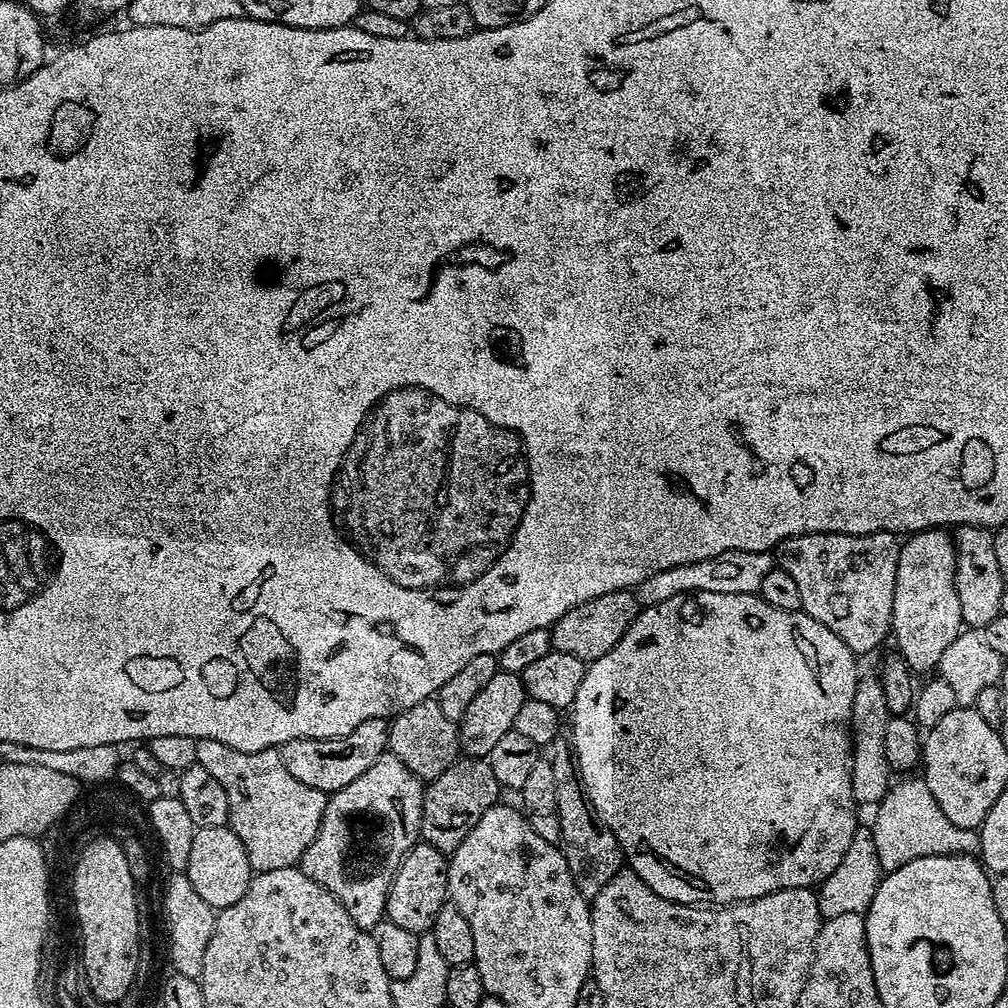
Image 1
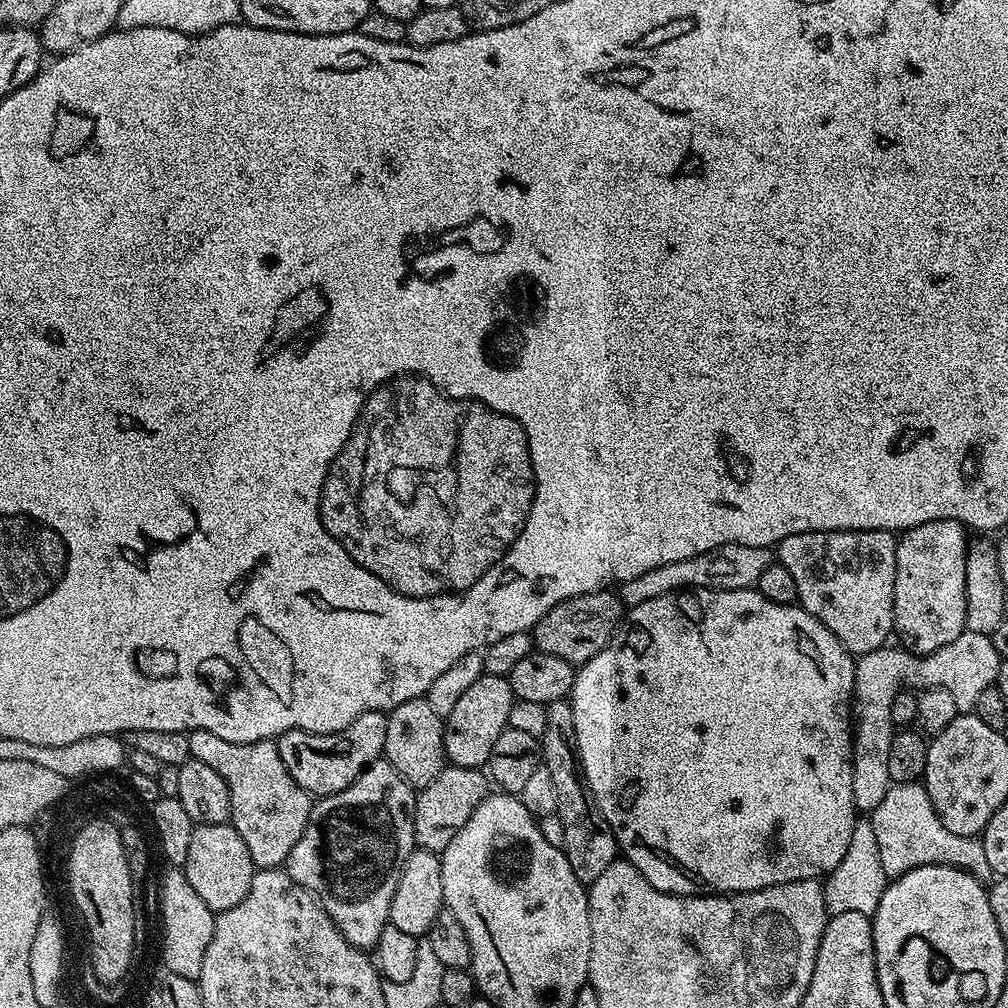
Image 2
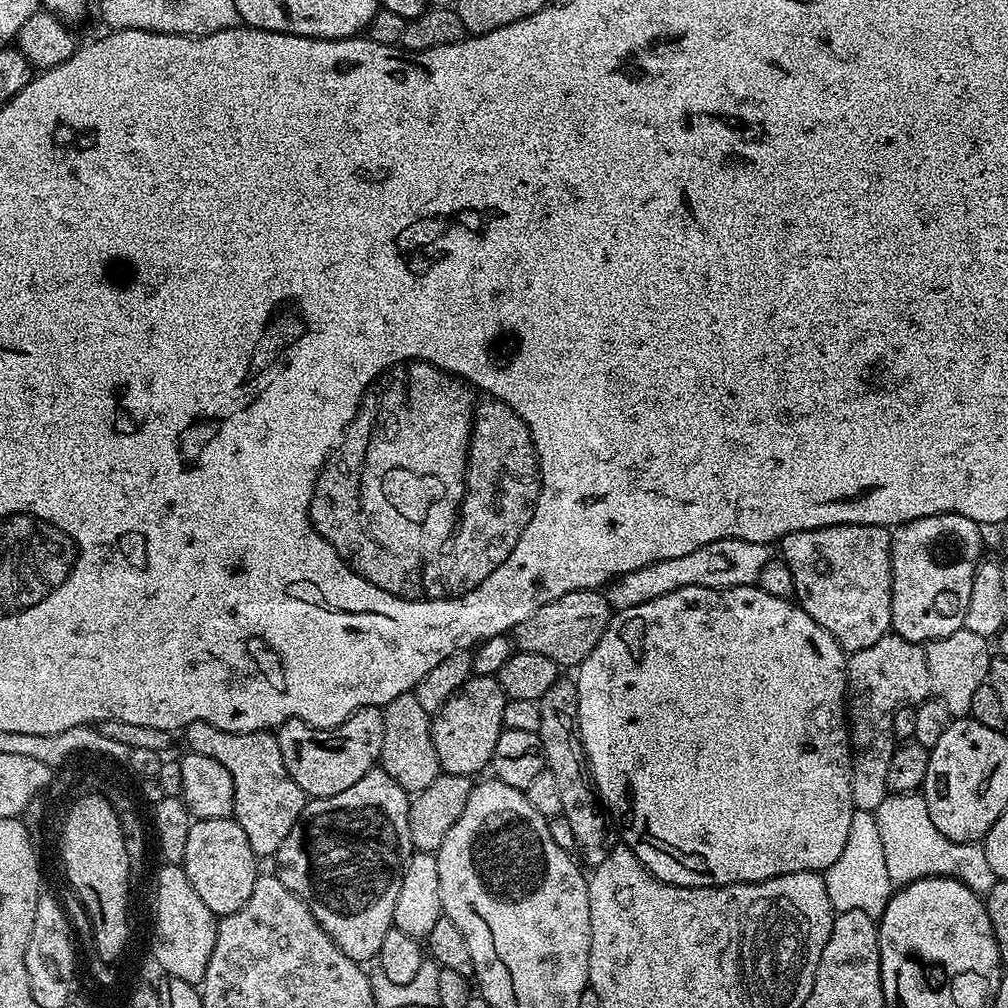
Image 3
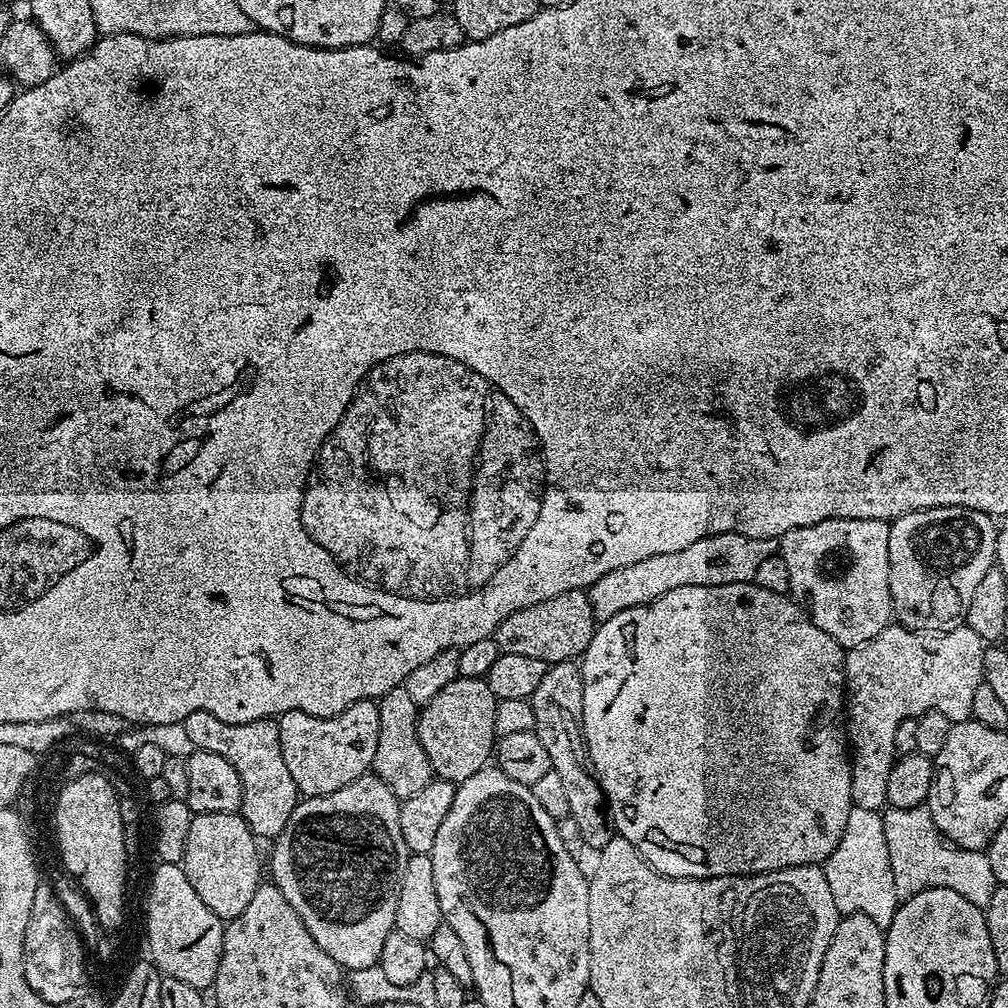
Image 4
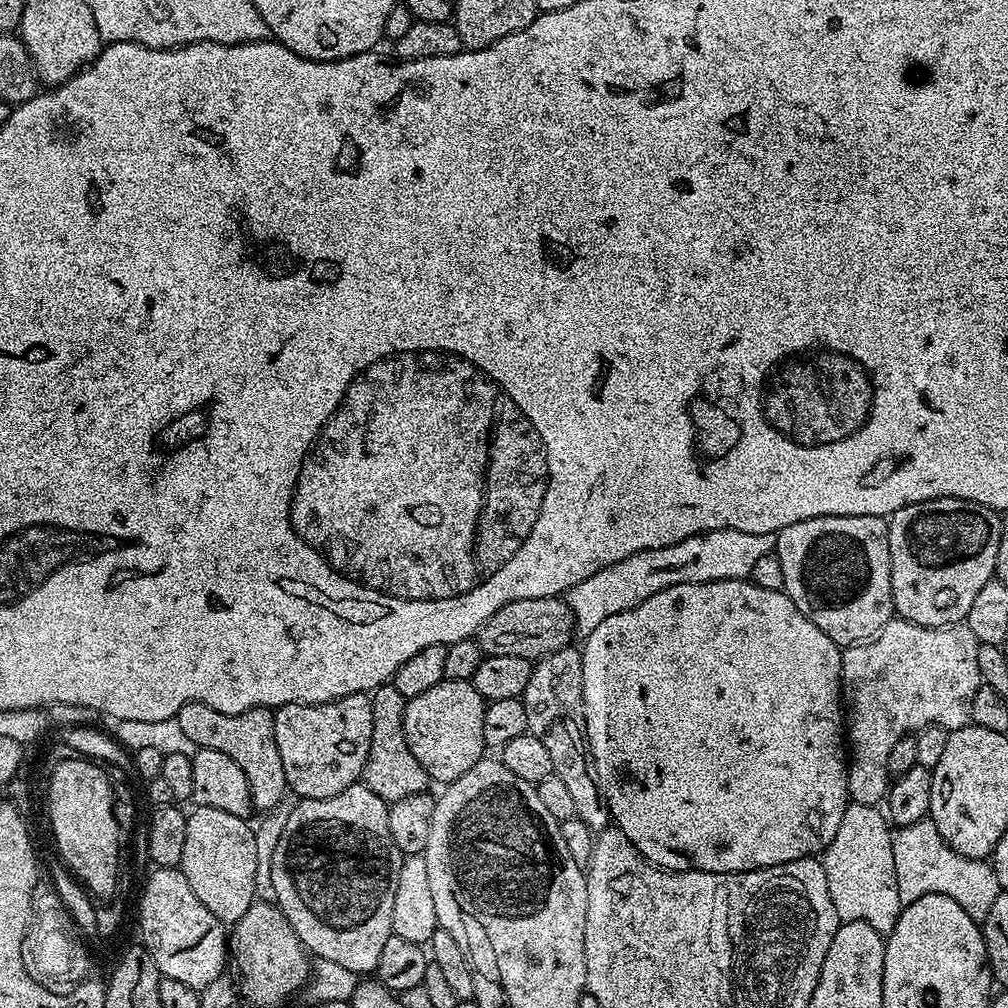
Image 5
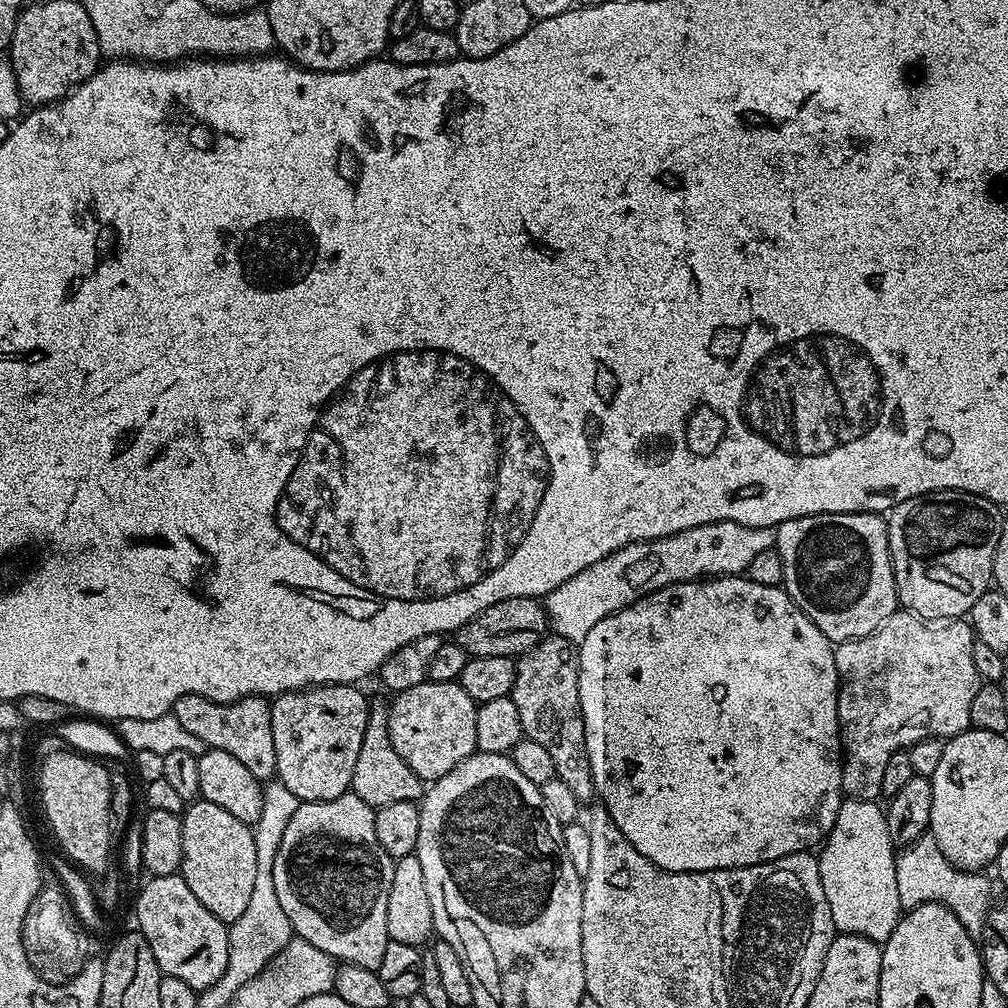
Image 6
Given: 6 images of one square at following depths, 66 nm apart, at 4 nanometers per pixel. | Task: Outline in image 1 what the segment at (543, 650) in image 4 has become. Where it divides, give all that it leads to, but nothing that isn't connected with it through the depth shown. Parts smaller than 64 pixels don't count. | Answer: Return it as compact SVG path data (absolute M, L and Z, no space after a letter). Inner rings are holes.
M628 590L602 594L598 598L582 602L574 606L574 610L566 610L566 614L562 614L562 618L558 618L552 625L552 647L558 652L574 654L574 658L585 662L602 658L602 654L614 650L618 638L626 634L637 611L636 597Z

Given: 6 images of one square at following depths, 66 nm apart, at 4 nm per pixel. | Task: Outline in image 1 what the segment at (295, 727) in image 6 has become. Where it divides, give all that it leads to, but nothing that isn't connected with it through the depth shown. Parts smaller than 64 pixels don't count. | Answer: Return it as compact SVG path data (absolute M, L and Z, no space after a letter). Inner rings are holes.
M370 718L362 722L358 730L350 730L350 734L342 738L292 740L279 749L280 757L286 762L286 770L290 770L290 774L294 774L298 782L306 782L306 786L314 790L331 794L350 786L354 778L360 777L365 770L370 770L376 759L388 751L388 725L388 720Z

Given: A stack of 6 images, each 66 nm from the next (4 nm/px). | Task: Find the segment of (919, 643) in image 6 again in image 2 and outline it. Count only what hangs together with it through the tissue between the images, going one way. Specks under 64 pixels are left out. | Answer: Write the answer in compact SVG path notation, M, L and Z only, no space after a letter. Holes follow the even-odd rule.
M965 630L954 642L946 642L938 650L925 656L917 656L903 647L885 646L867 652L855 661L854 686L852 687L852 789L856 811L870 814L886 798L892 784L886 758L890 754L890 742L894 735L894 725L890 718L890 702L894 694L905 686L912 690L941 688L950 690L954 697L957 713L968 714L978 702L982 690L993 687L998 674L1001 658L994 650L991 636L974 634Z

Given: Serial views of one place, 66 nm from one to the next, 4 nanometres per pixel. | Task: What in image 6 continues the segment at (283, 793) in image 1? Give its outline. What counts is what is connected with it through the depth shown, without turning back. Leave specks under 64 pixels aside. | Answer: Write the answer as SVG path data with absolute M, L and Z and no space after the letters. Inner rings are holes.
M183 696L172 707L171 715L182 722L182 727L194 738L202 738L205 749L226 750L226 754L238 758L254 778L268 782L276 776L274 754L274 730L270 726L272 705L265 697L247 696L233 704L219 704L201 696Z

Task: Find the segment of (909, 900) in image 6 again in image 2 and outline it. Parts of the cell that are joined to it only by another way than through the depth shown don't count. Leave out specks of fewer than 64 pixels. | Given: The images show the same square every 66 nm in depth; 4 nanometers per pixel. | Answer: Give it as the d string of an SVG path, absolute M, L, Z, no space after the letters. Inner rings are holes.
M923 783L892 784L886 798L882 798L882 802L878 802L876 809L870 813L870 819L874 826L874 839L878 841L878 854L882 857L885 877L901 876L911 868L923 864L953 864L955 868L969 872L981 882L993 879L990 862L986 862L983 839L953 834L952 831L946 830Z

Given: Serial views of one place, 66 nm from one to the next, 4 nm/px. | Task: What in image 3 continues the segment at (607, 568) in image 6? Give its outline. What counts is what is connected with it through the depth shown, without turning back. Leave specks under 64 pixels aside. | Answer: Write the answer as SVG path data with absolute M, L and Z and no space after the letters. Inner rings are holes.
M735 538L710 542L690 554L682 554L682 558L666 558L662 562L654 562L650 566L630 570L630 574L617 576L606 588L608 605L614 610L638 606L642 602L662 598L662 594L670 594L686 586L733 588L755 584L759 572L762 571L762 566L766 566L766 562L773 559L774 548L770 544L746 542L735 540Z

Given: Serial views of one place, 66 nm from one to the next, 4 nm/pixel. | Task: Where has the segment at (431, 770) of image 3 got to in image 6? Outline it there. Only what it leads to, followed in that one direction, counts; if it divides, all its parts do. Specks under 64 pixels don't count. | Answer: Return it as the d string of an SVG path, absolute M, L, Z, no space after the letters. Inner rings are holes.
M373 699L369 703L366 735L362 738L362 750L358 750L358 762L354 762L354 774L352 775L352 787L350 789L358 798L362 798L362 802L371 804L375 809L386 806L390 802L419 801L426 791L425 781L420 780L418 774L414 774L414 770L410 770L410 766L406 766L406 762L402 762L398 750L394 750L394 742L390 742L390 730L388 729L389 707L390 704L387 699Z

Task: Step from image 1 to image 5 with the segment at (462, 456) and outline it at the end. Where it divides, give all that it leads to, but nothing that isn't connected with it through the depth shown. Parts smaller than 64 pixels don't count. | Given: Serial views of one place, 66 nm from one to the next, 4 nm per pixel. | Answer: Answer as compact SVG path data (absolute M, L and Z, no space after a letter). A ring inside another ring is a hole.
M435 350L398 352L383 356L369 368L365 368L346 390L342 402L330 417L311 452L300 468L296 489L292 491L292 528L302 533L311 548L316 549L333 568L350 580L384 592L396 600L441 600L454 598L474 590L487 576L494 574L522 546L538 518L542 498L548 485L548 459L538 438L538 430L518 410L518 406L499 386L489 380L469 360Z

